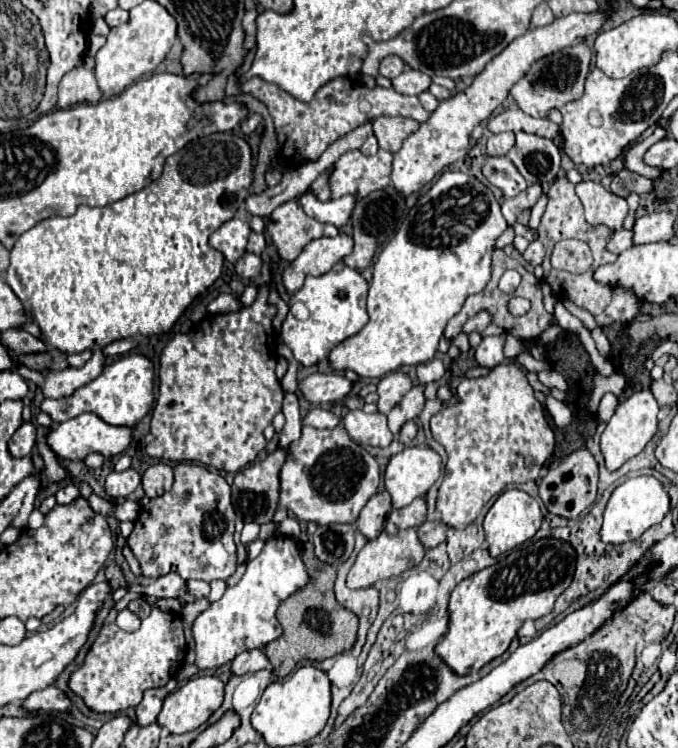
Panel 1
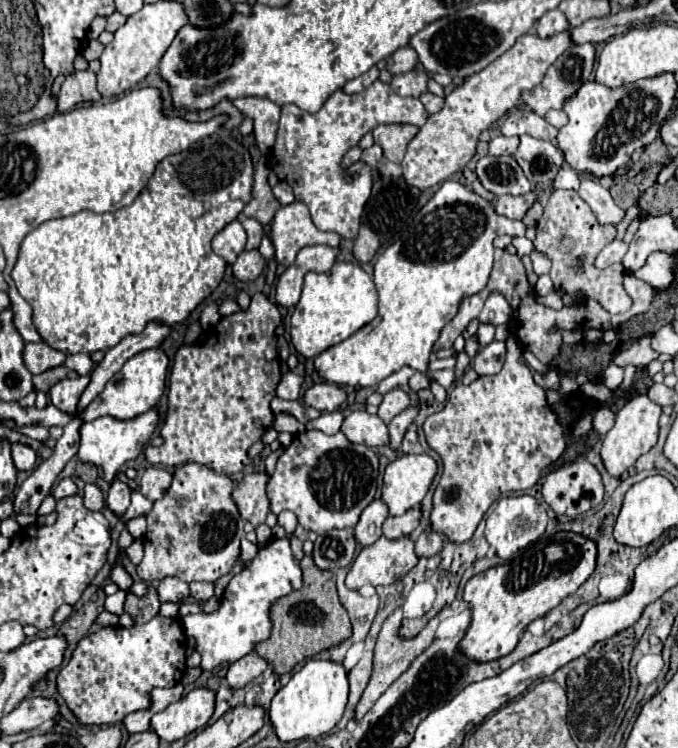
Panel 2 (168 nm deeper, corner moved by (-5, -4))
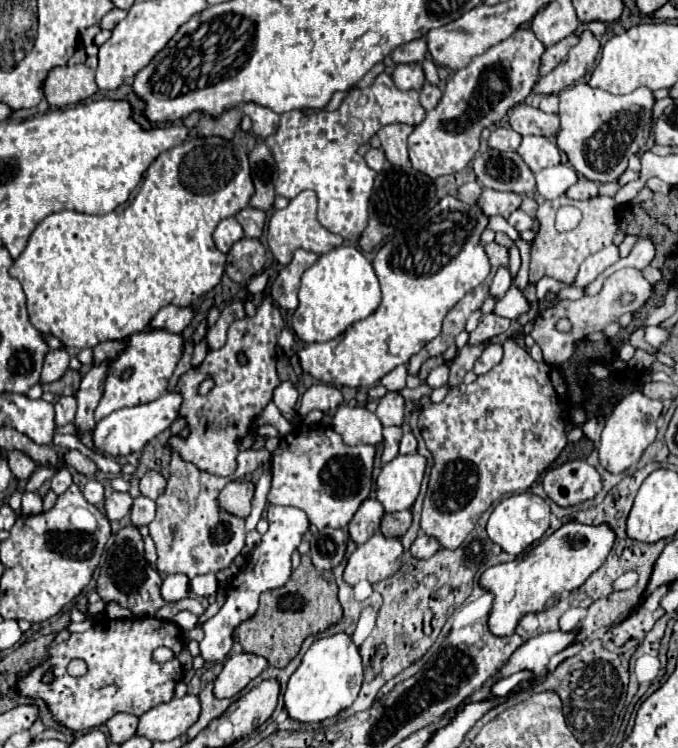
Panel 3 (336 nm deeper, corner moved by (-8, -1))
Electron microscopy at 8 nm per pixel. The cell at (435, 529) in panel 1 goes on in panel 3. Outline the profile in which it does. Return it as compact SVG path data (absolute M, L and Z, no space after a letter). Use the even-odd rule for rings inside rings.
M419 534L417 540L411 544L411 556L413 558L431 558L439 550L439 542L427 534Z

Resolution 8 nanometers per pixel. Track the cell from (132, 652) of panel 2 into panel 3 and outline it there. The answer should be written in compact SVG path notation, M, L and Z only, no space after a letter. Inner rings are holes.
M127 618L127 620L97 620L87 632L71 634L69 640L51 646L51 658L37 666L19 682L19 692L31 698L43 698L53 712L53 718L69 730L81 732L103 726L119 712L141 716L151 708L169 702L173 688L183 678L183 666L177 658L157 664L151 660L155 648L167 646L175 656L183 648L183 630L171 620L159 618ZM73 658L87 660L87 674L73 678L67 674L67 664ZM53 668L53 680L43 682L45 672Z

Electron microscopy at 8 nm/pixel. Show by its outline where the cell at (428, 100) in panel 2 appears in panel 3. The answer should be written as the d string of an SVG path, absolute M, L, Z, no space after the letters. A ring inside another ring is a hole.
M425 84L423 90L421 90L421 106L423 106L425 110L433 110L439 100L441 100L441 90L439 90L437 86Z

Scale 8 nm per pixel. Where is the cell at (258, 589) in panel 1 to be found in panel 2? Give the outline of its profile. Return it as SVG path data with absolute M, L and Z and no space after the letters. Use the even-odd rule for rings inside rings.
M285 510L278 515L278 525L284 527L286 535L282 539L272 539L266 547L258 551L258 555L246 569L232 577L224 591L222 603L214 613L180 617L184 633L196 639L196 649L202 655L200 667L204 671L210 671L220 663L234 663L254 651L260 641L266 641L272 629L272 621L268 615L272 603L302 587L302 569L294 561L290 549L290 537L296 531L298 519L292 511Z

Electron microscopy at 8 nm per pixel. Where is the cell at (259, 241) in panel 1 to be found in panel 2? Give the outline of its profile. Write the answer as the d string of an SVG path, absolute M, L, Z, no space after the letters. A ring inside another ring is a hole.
M248 217L248 219L242 219L242 227L246 229L246 235L248 235L246 249L258 249L260 247L260 239L262 239L262 231L264 231L260 221Z

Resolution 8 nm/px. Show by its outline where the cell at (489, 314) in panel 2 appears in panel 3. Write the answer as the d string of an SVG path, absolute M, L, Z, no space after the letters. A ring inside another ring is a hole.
M499 268L493 282L491 282L491 296L495 300L501 300L505 296L505 292L511 288L513 280L511 280L511 274L507 268Z

